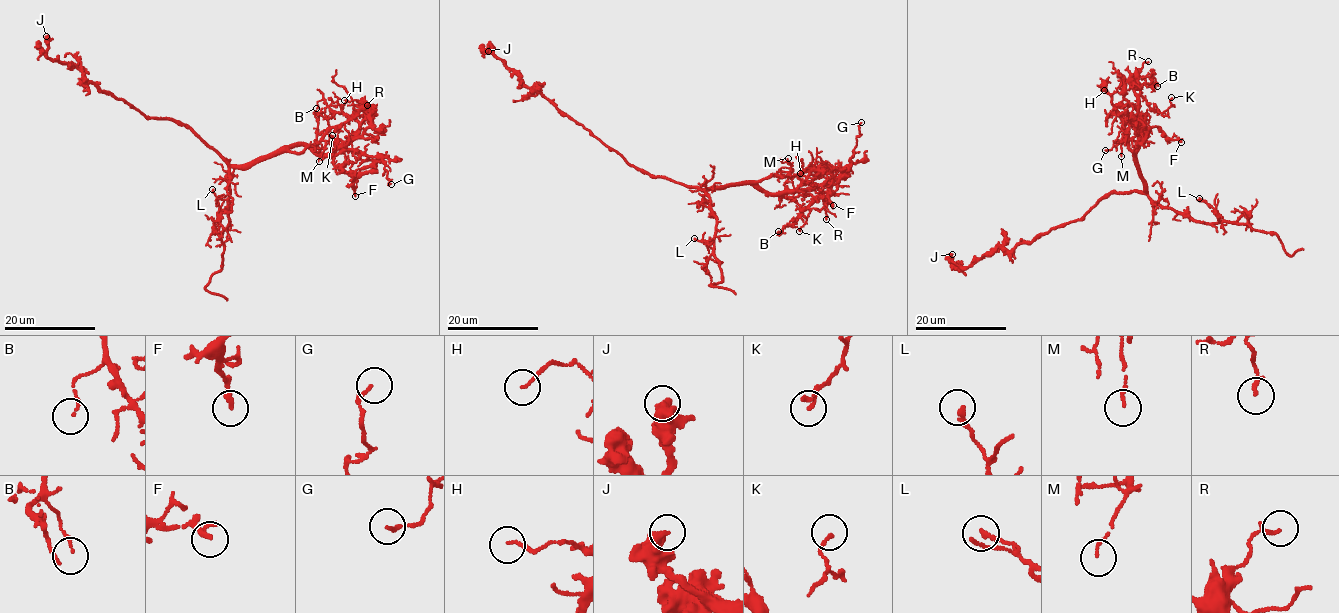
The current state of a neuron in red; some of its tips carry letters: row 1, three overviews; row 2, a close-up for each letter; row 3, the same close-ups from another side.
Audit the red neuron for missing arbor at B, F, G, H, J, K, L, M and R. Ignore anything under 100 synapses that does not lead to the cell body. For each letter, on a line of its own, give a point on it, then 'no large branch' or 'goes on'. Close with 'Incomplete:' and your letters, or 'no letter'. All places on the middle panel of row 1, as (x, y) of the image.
B: at (778, 231); no large branch
F: at (833, 205); no large branch
G: at (861, 122); no large branch
H: at (800, 173); no large branch
J: at (488, 51); no large branch
K: at (799, 231); no large branch
L: at (694, 238); no large branch
M: at (788, 158); no large branch
R: at (826, 219); no large branch
Incomplete: no letter

